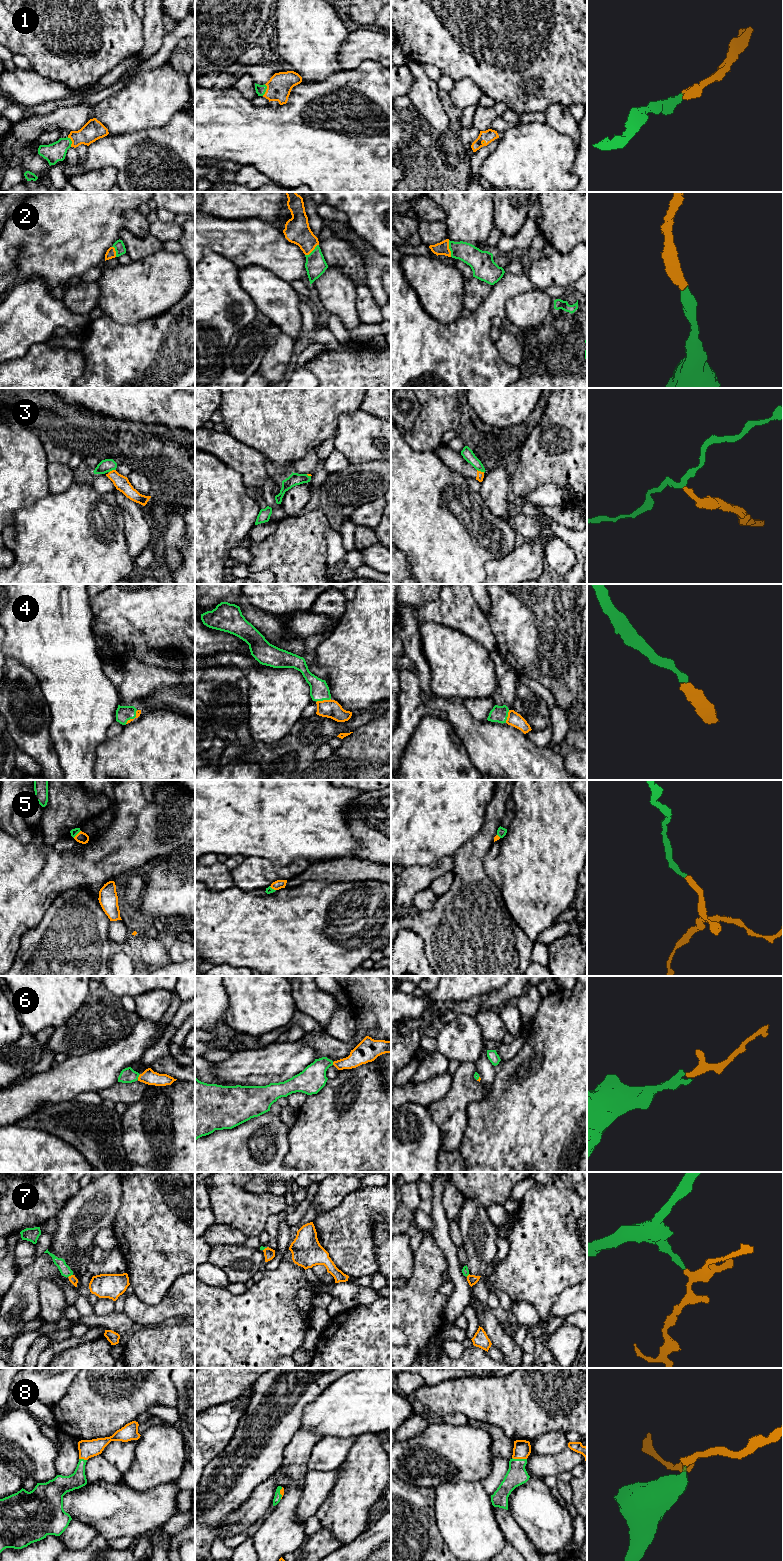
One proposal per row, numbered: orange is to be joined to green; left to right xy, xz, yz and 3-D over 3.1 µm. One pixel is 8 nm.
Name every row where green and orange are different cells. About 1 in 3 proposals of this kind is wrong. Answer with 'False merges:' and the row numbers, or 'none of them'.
False merges: 3

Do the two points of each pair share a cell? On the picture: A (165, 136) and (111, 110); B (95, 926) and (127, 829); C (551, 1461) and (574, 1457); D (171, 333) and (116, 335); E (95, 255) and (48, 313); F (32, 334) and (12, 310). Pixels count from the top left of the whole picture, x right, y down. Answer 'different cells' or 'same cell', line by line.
A: different cells
B: different cells
C: same cell
D: same cell
E: different cells
F: same cell

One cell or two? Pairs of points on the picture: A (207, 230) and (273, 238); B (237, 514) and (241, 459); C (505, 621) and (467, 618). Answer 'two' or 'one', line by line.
A: one
B: two
C: two

